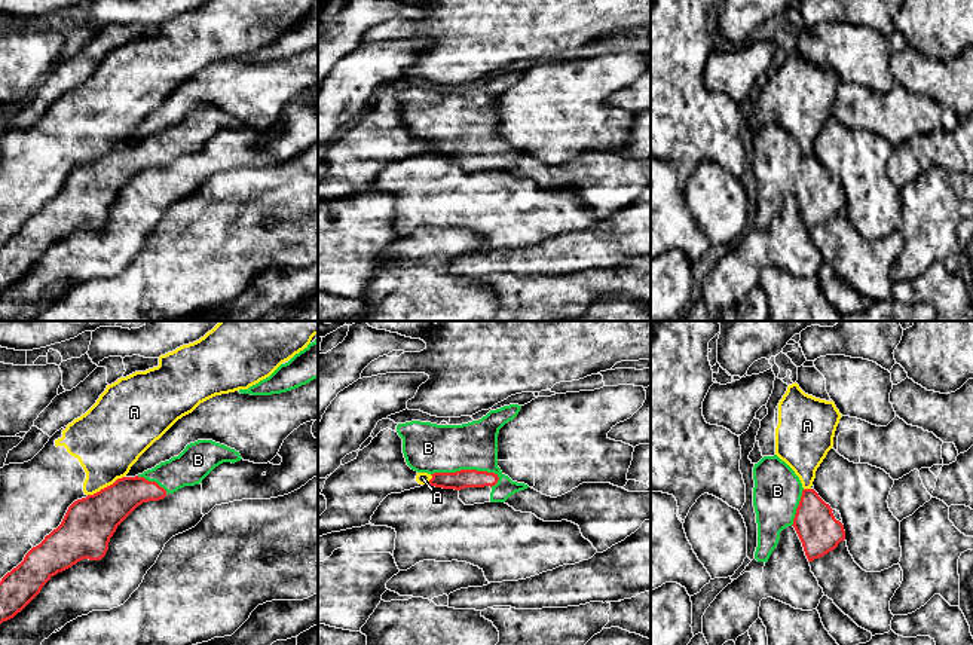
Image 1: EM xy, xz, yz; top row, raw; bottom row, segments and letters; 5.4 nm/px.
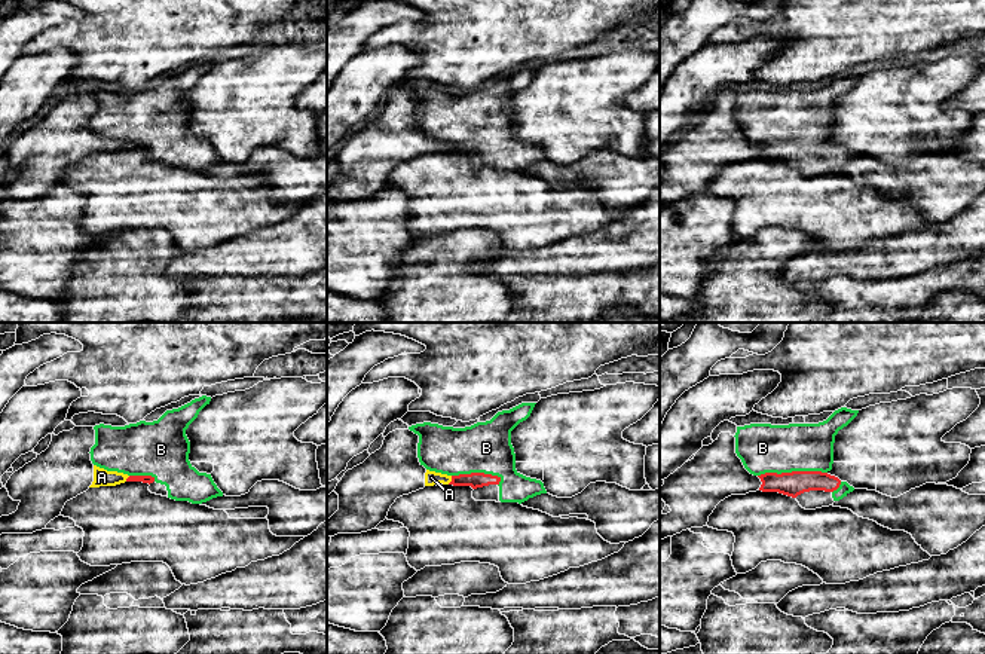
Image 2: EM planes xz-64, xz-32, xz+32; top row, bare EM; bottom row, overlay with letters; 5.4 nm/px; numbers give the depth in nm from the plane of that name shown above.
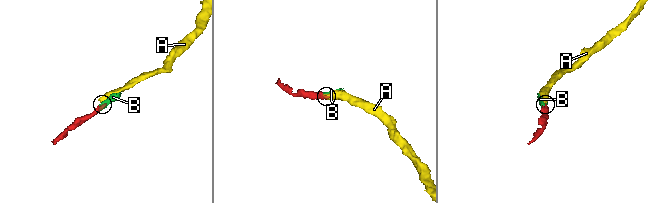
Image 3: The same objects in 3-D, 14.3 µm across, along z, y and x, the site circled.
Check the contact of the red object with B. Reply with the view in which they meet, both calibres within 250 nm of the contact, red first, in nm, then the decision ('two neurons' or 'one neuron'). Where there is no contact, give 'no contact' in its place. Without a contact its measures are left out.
contact in xz; calibres 100 and 280 nm; one neuron

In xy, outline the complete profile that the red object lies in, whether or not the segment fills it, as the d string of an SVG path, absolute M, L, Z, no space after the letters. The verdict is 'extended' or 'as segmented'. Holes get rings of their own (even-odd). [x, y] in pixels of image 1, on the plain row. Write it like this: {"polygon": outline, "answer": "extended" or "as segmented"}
{"polygon": "M198 107L178 123L143 141L117 146L100 159L74 168L61 192L1 245L0 291L21 279L58 239L83 226L101 227L117 193L138 172L199 152L220 131L241 126L235 116L212 107Z", "answer": "extended"}

